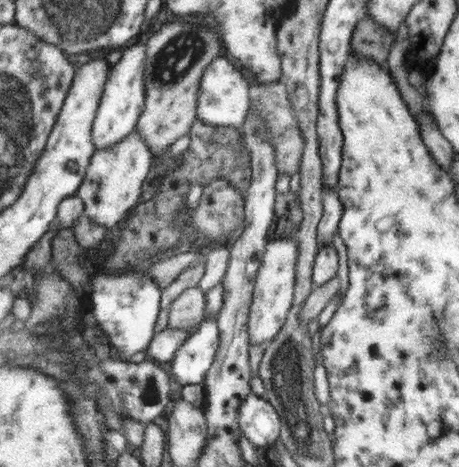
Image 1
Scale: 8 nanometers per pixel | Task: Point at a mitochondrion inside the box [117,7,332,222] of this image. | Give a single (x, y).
(171, 65)

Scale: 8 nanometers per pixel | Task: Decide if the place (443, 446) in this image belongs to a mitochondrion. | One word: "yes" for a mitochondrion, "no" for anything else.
no

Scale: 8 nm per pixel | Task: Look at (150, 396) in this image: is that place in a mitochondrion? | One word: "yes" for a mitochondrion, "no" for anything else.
no

